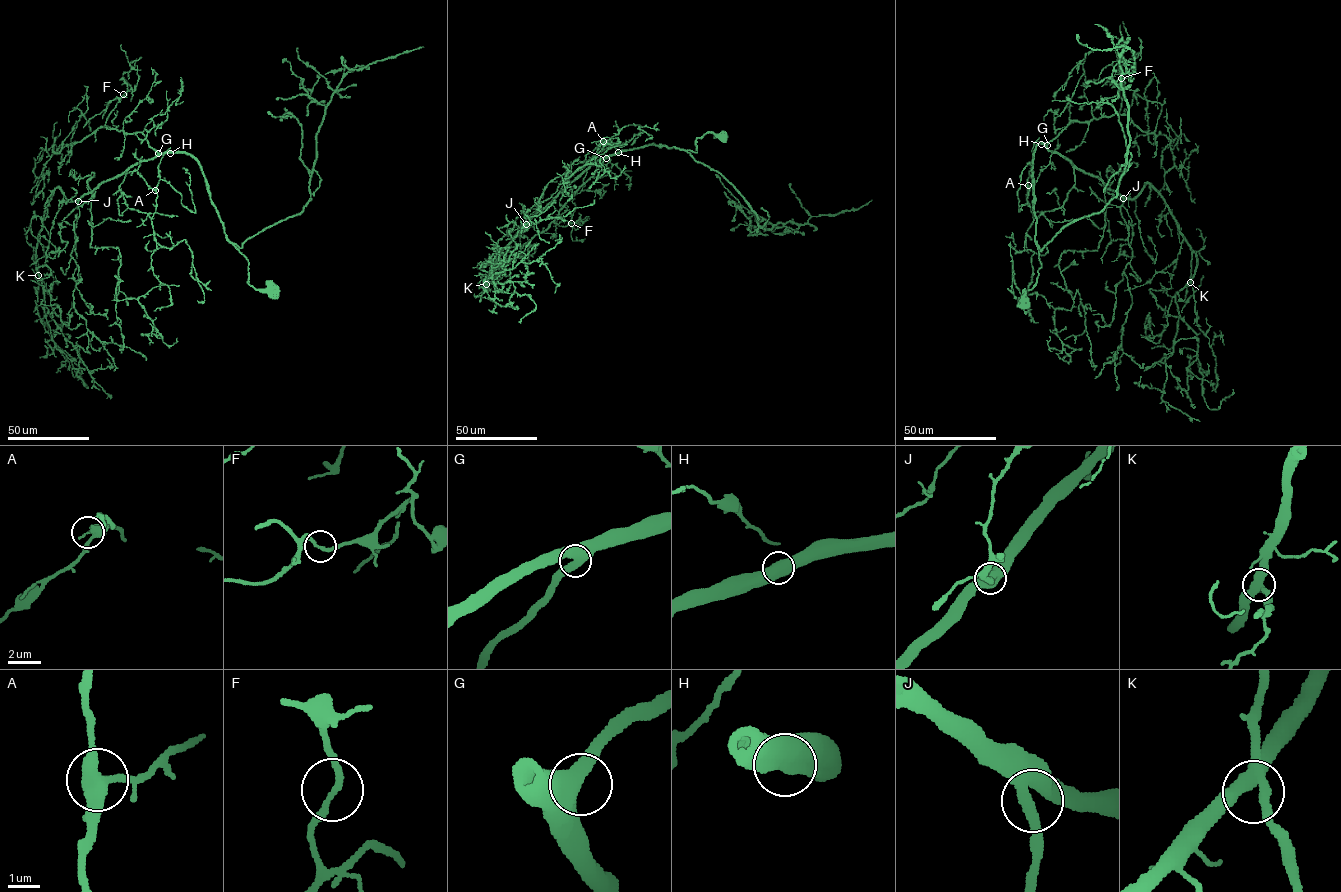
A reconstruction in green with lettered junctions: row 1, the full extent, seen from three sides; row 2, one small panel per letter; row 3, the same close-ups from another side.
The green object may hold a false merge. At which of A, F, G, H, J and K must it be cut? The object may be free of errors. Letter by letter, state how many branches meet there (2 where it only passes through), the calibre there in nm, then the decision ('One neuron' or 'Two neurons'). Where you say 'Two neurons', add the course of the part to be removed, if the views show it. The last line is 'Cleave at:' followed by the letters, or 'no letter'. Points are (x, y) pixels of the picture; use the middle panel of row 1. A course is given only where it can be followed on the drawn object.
A: Branches: 3. Thickness 400 nm. One neuron
F: Branches: 2. Thickness 190 nm. One neuron
G: Branches: 2. Thickness 550 nm. One neuron
H: Branches: 2. Thickness 650 nm. One neuron
J: Branches: 2. Thickness 360 nm. One neuron
K: Branches: 3. Thickness 420 nm. One neuron
Cleave at: no letter

